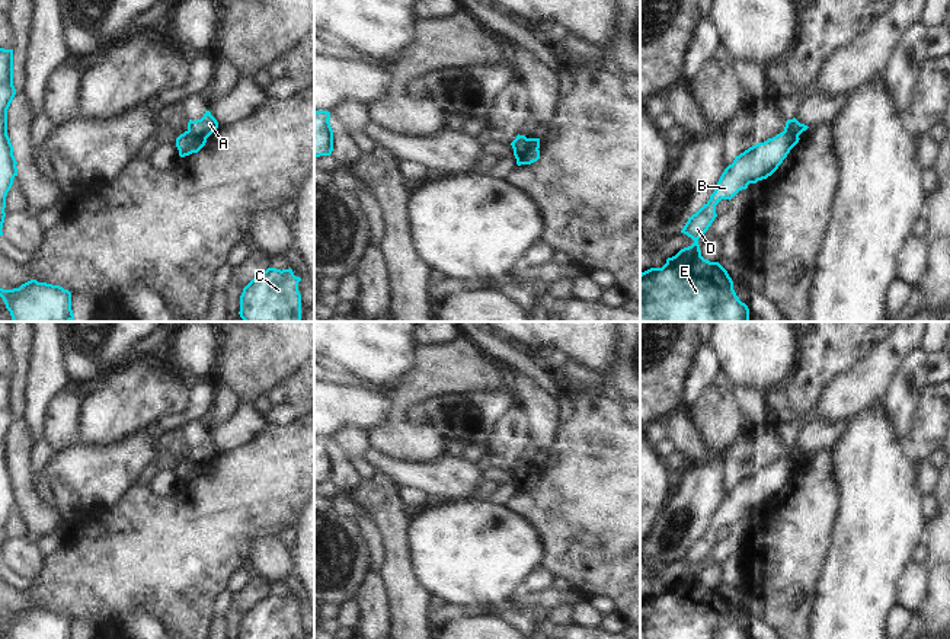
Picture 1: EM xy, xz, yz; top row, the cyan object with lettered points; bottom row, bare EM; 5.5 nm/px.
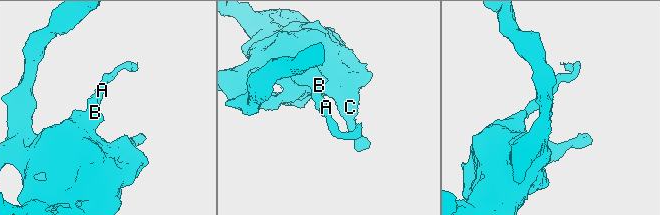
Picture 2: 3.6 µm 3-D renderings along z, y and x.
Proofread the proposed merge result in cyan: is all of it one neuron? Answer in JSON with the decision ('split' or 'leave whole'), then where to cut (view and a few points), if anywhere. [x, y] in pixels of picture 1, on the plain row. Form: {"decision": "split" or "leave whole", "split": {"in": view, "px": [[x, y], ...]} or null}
{"decision": "split", "split": {"in": "xy", "px": [[188, 456], [207, 463]]}}

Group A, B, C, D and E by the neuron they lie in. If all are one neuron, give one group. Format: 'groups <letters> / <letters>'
groups A / B C D E

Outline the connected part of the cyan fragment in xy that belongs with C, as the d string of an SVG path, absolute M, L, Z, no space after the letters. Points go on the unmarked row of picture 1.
M268 594L243 614L239 639L301 639L300 607L291 594Z

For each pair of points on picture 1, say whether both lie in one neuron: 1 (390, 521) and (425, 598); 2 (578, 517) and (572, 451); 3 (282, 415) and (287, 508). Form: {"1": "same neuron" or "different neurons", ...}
{"1": "same neuron", "2": "same neuron", "3": "different neurons"}

